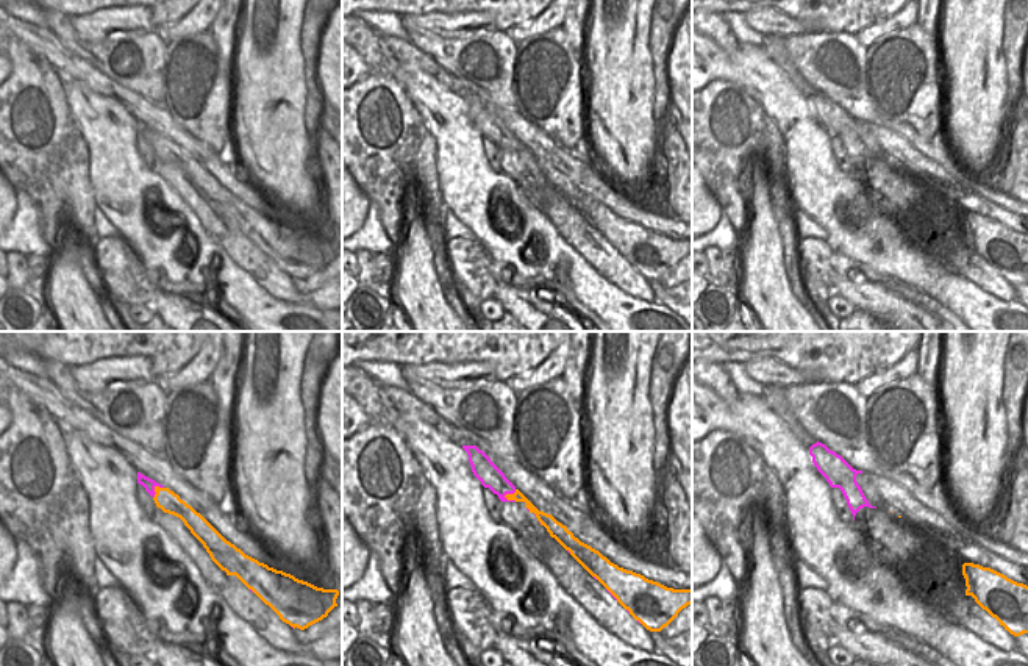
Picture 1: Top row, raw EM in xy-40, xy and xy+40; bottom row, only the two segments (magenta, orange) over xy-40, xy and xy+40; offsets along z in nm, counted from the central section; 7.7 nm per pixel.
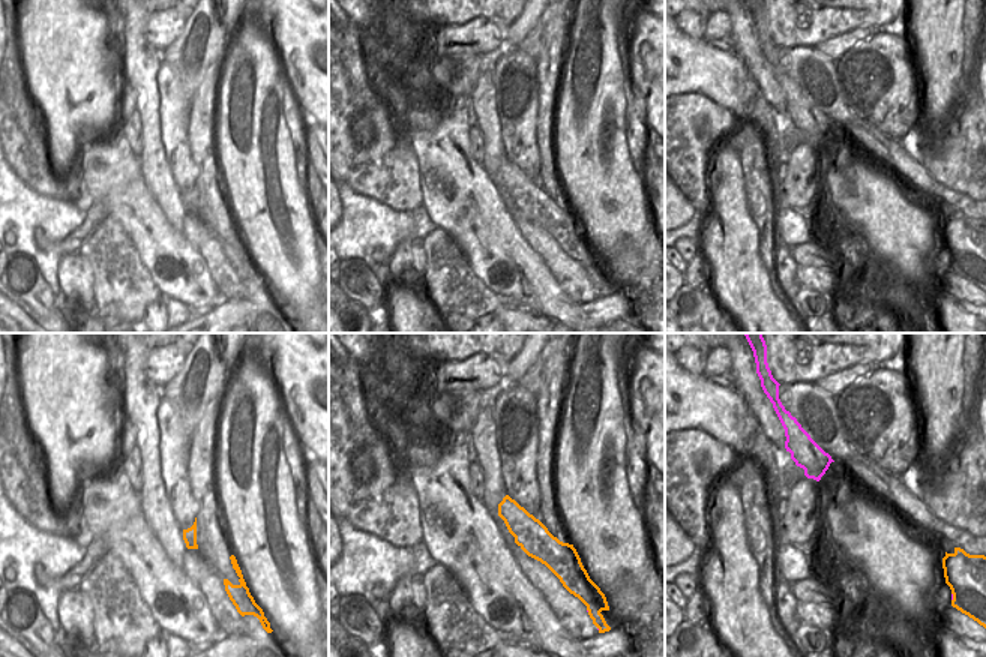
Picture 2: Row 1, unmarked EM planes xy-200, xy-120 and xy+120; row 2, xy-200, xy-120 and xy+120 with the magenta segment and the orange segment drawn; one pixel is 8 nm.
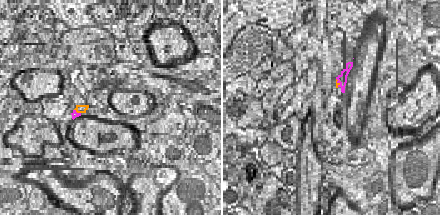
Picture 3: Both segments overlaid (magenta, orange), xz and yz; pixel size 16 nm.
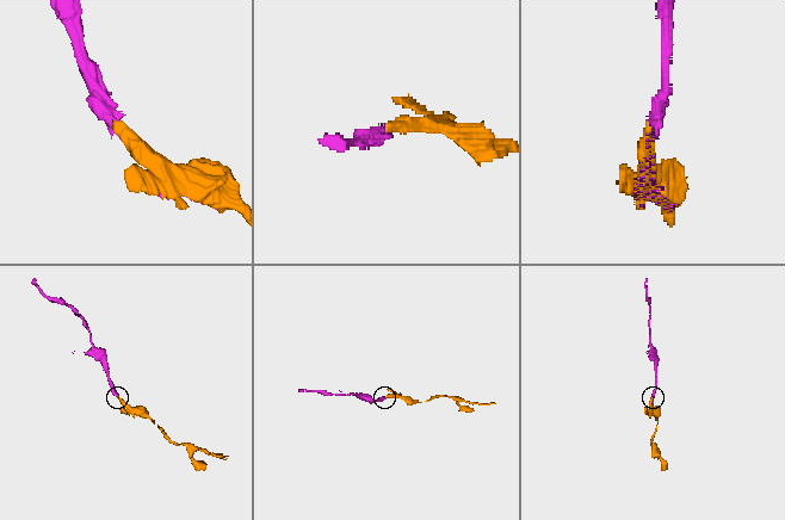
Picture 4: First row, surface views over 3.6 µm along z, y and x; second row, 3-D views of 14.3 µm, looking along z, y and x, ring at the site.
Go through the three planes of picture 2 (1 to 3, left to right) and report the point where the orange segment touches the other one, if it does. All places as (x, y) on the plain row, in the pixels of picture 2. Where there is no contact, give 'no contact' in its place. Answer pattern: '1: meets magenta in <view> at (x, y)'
1: no contact
2: no contact
3: meets magenta in xy+120 at (952, 261)

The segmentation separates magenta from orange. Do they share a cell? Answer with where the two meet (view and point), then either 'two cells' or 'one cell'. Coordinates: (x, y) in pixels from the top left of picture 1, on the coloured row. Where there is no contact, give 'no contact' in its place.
contact xy (510, 493); two cells

